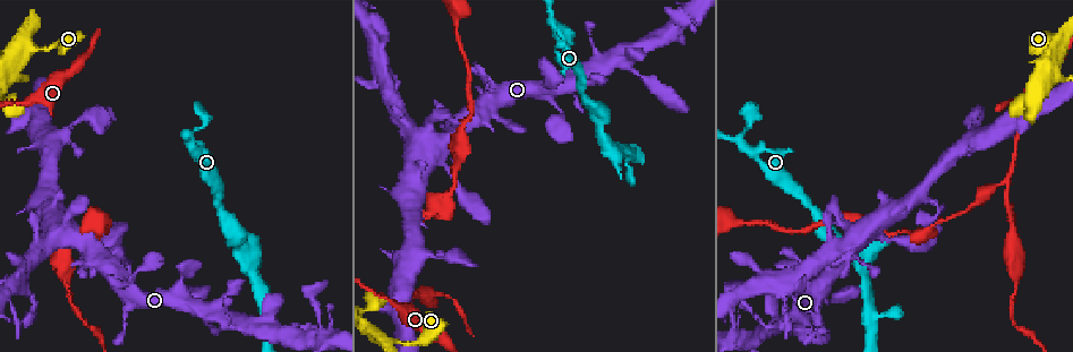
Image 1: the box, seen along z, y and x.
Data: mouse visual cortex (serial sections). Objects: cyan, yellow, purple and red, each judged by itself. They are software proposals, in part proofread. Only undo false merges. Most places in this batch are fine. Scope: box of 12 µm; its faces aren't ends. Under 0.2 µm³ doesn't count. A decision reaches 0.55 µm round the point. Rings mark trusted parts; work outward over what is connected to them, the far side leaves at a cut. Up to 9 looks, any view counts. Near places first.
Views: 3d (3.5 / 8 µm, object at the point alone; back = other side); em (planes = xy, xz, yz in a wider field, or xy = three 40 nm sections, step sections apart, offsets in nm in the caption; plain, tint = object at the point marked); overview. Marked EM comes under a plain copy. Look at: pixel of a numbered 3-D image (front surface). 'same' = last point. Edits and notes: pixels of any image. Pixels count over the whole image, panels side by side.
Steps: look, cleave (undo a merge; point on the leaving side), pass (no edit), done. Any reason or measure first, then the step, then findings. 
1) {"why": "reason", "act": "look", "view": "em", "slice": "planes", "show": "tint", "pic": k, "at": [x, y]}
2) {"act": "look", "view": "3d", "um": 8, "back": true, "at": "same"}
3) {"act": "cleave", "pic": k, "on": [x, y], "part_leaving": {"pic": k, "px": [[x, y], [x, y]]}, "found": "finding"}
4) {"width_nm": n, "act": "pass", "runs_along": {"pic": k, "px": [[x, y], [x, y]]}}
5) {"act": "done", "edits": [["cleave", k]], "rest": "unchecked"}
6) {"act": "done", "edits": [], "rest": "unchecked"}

{"why": "three-way junction", "act": "look", "view": "3d", "um": 3.5, "pic": 1, "at": [1062, 52]}

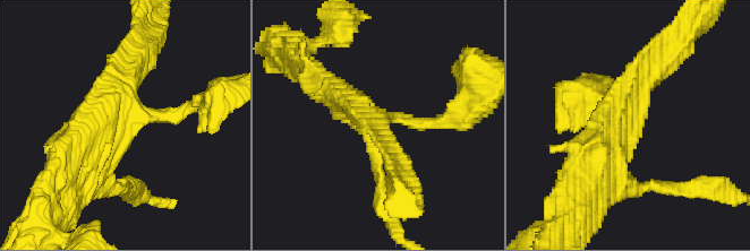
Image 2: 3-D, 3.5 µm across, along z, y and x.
{"act": "look", "view": "em", "slice": "xy", "step": 5, "show": "tint", "pic": 2, "at": [626, 121]}

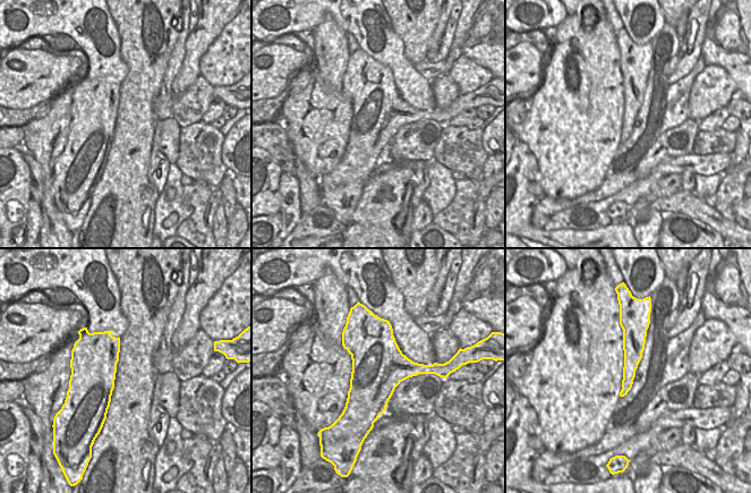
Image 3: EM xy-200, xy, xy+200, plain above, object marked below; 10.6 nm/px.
{"why": "cut it another way", "act": "look", "view": "em", "slice": "xy", "step": 3, "show": "tint", "at": "same"}

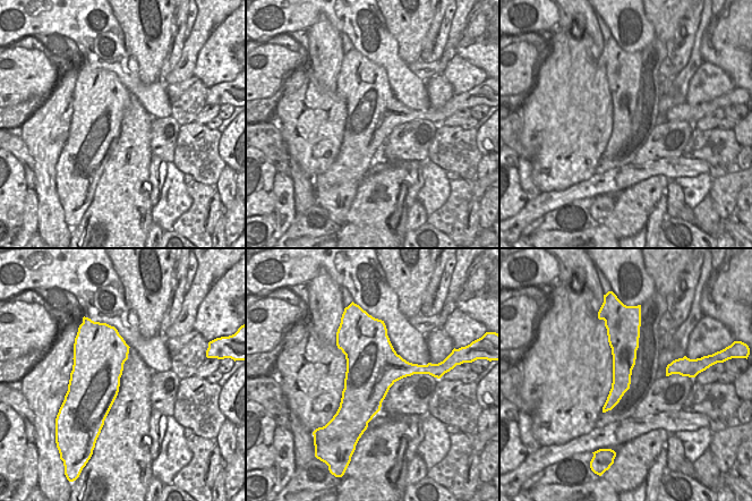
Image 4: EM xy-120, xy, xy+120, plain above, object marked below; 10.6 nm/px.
{"act": "pass", "runs_along": {"pic": 2, "px": [[198, 101], [116, 119], [70, 153]]}, "found": "continuous, no second cell"}

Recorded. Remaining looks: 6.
{"why": "side arm on a straight run", "act": "look", "view": "3d", "um": 3.5, "pic": 1, "at": [1008, 180]}

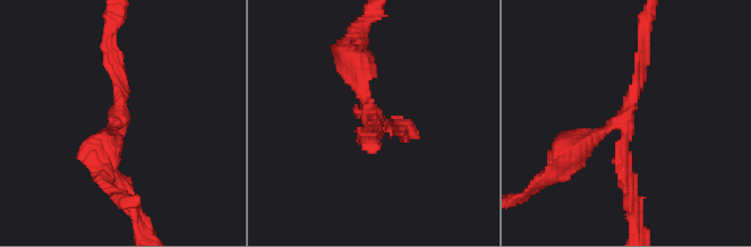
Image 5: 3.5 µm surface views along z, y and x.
{"arms": 3, "arm_widths_nm": [100, 200, 350], "act": "look", "view": "em", "slice": "xy", "step": 1, "show": "tint", "pic": 5, "at": [367, 114]}

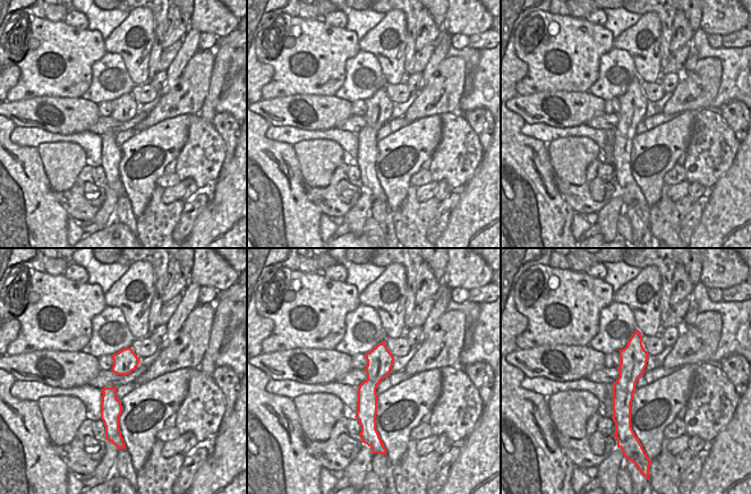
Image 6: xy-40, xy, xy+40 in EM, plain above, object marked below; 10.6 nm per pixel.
{"act": "pass", "runs_along": {"pic": 6, "px": [[637, 334], [621, 424]]}, "found": "all the same cell"}

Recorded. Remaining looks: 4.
{"why": "abrupt turn", "act": "look", "view": "3d", "um": 8, "pic": 1, "at": [870, 239]}

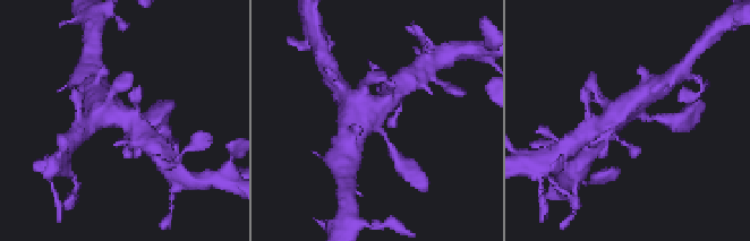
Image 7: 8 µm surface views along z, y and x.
{"why": "zoom in", "act": "look", "view": "3d", "um": 3.5, "pic": 7, "at": [378, 118]}

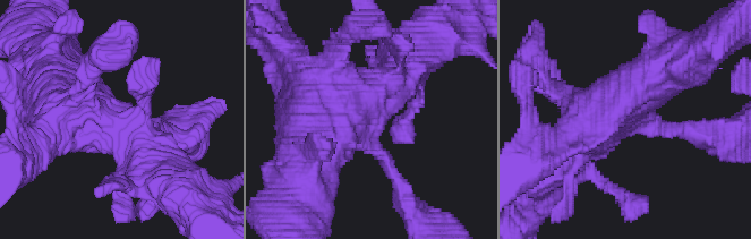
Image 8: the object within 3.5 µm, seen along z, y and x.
{"act": "look", "view": "em", "slice": "planes", "show": "tint", "pic": 8, "at": [368, 118]}

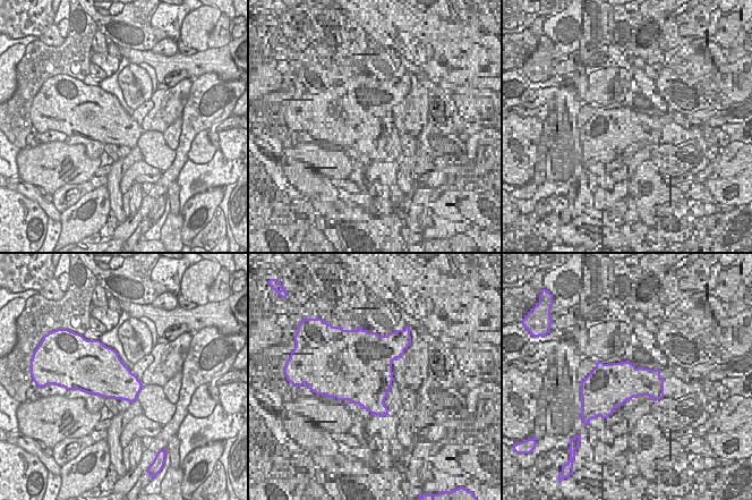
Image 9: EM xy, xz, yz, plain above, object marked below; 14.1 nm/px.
{"act": "pass", "runs_along": {"pic": 8, "px": [[151, 154], [47, 70]]}, "found": "one cell here"}

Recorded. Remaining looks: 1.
{"act": "done", "edits": [], "rest": "unchecked"}

